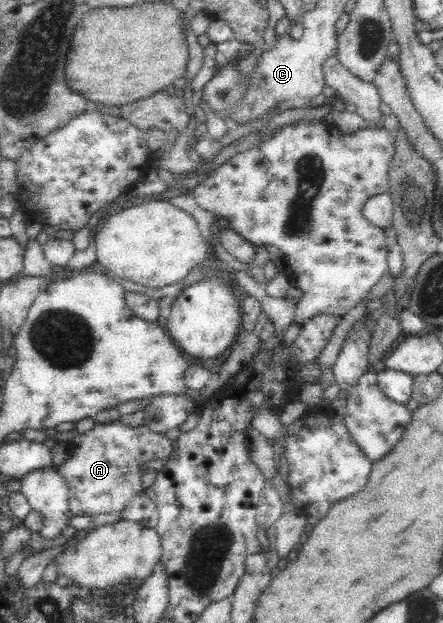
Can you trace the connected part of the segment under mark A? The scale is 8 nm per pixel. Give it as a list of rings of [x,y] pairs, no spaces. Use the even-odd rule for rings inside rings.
[[[113,421],[108,423],[97,423],[93,430],[78,433],[71,442],[66,444],[68,458],[57,466],[57,471],[67,479],[69,483],[68,512],[77,516],[101,516],[119,512],[119,520],[136,522],[143,528],[154,528],[158,523],[158,512],[156,502],[149,499],[145,494],[146,489],[141,483],[145,468],[152,464],[160,464],[167,460],[174,447],[174,435],[161,434],[149,430],[144,424],[131,427],[123,422]]]

